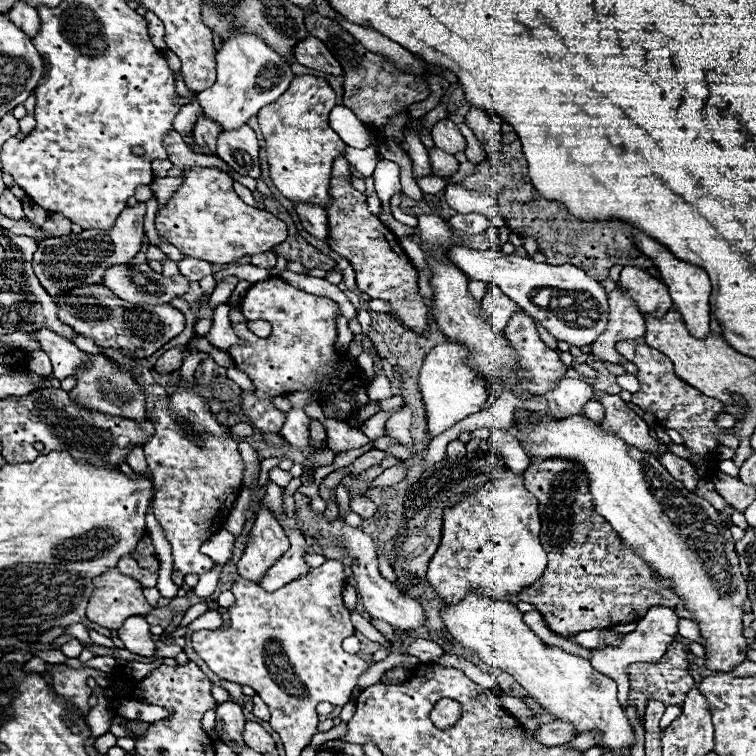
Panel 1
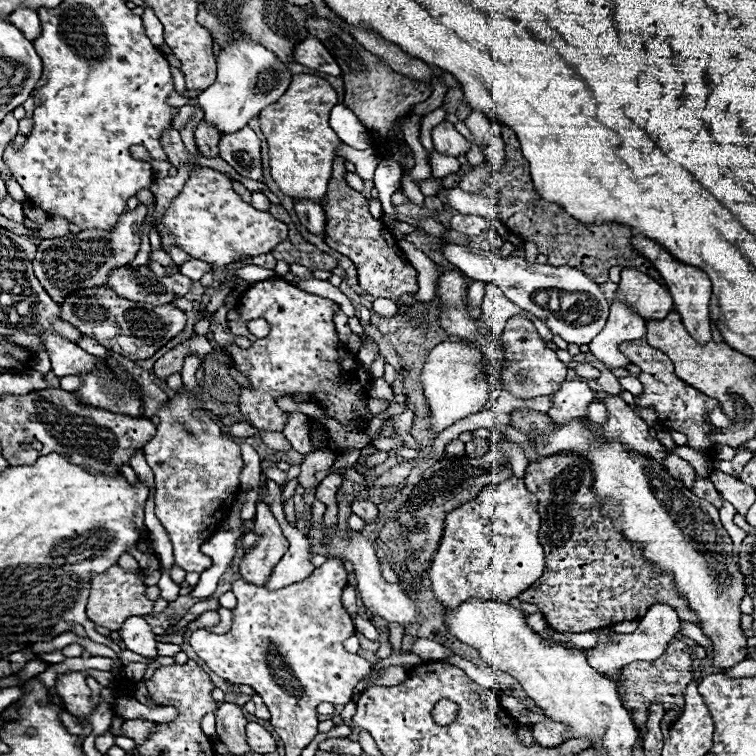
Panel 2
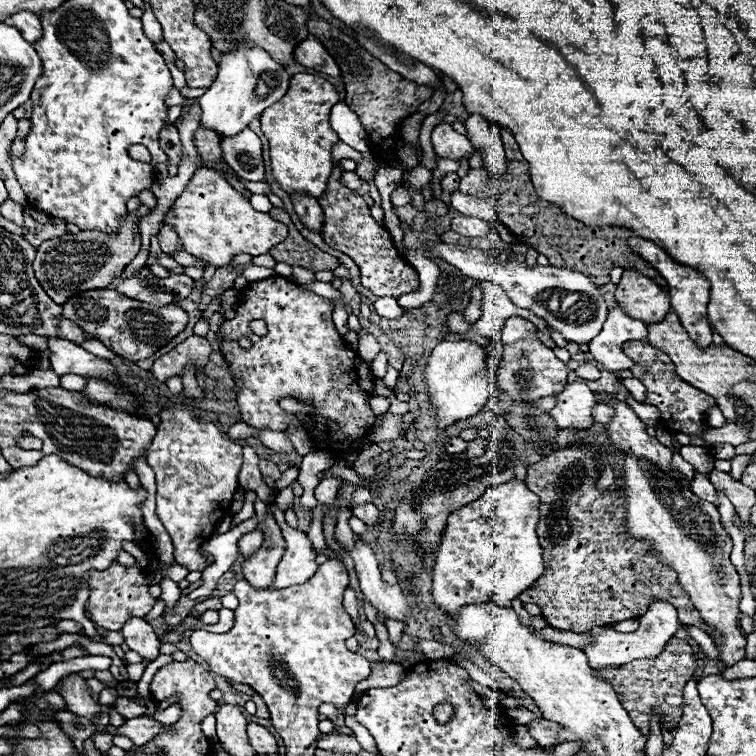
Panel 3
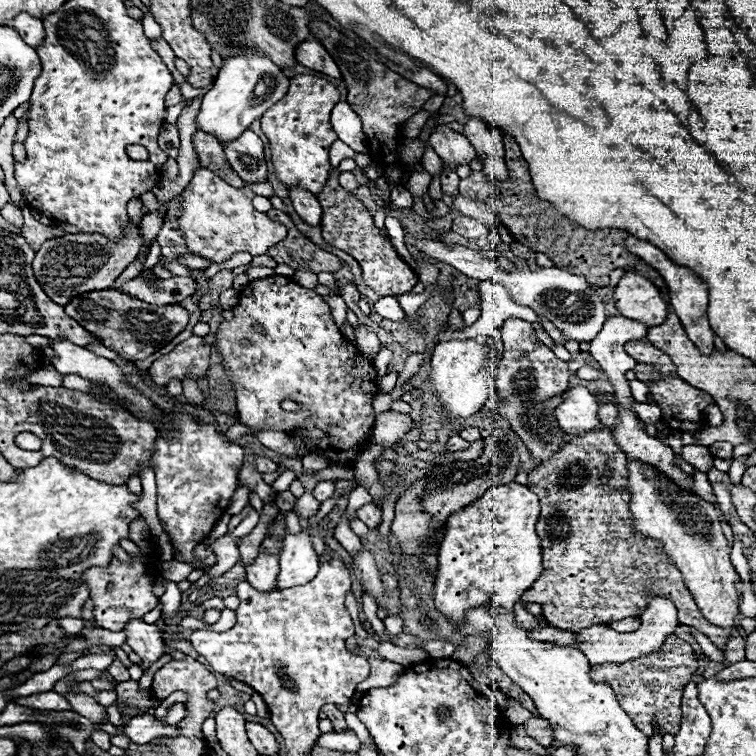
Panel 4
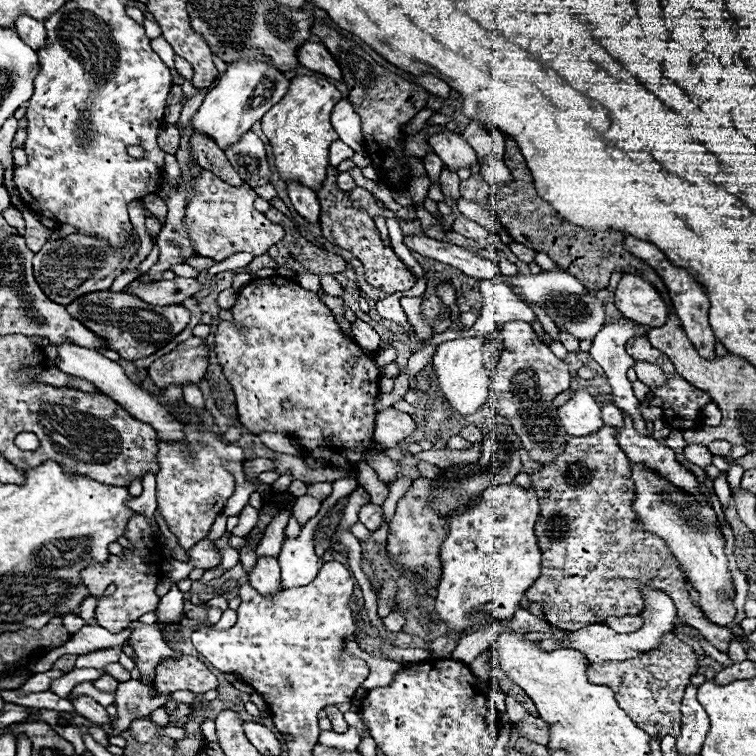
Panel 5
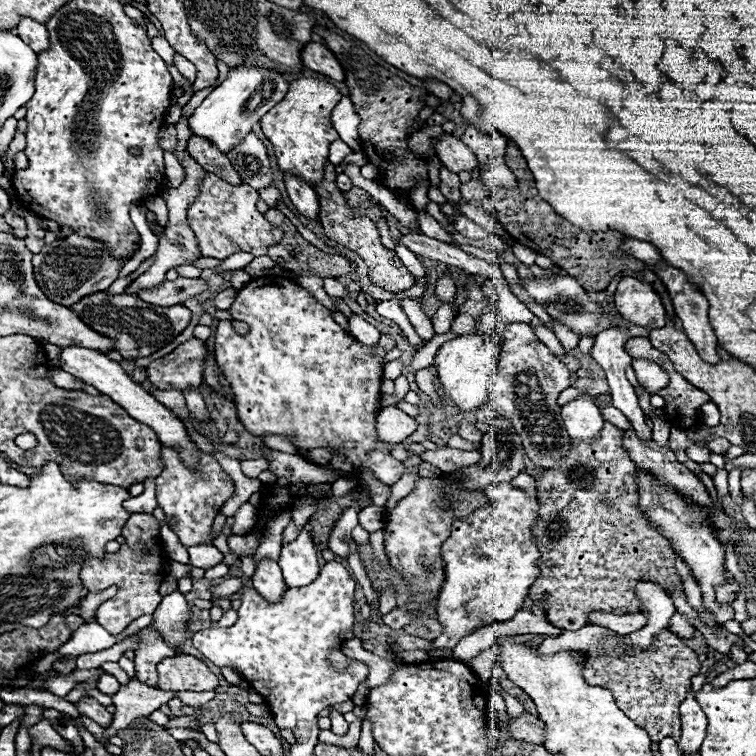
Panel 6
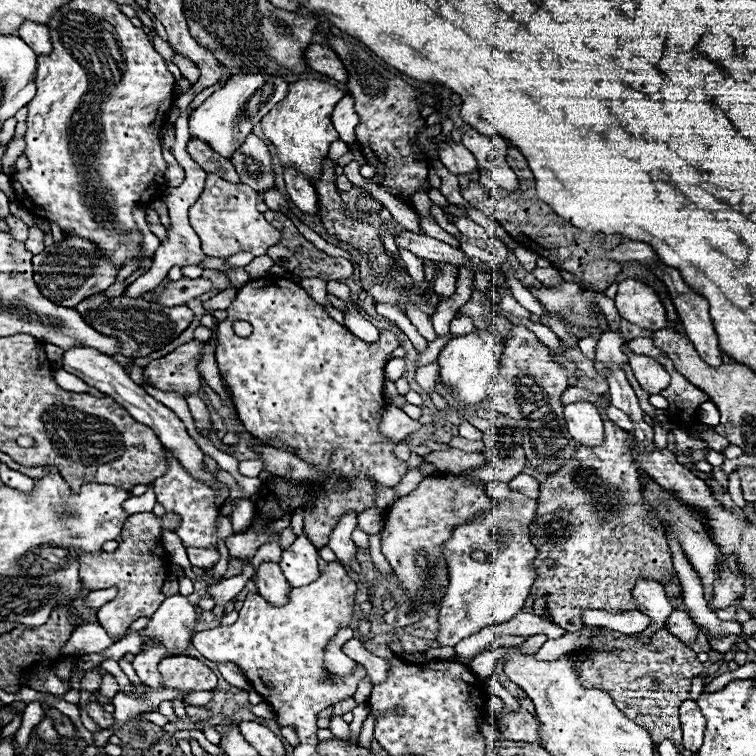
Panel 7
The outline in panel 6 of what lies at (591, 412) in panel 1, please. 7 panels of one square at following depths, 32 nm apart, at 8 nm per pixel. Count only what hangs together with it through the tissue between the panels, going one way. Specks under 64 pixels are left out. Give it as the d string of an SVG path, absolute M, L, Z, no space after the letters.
M614 406L602 408L602 418L604 418L604 422L610 422L610 424L614 424L616 428L622 428L622 430L630 426L628 418L626 418L618 408L614 408Z

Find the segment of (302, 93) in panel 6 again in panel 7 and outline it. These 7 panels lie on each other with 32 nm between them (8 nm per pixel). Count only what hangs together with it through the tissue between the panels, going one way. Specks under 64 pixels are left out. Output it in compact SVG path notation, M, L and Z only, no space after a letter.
M298 80L290 84L286 98L276 104L260 122L262 132L276 148L282 168L294 168L296 172L304 174L310 182L320 178L322 162L328 156L328 148L334 140L338 140L336 130L332 128L330 114L334 106L342 100L342 96L342 90L322 80Z

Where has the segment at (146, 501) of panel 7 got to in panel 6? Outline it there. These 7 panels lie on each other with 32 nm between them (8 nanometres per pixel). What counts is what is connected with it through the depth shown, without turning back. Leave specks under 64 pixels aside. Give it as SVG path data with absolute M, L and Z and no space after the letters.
M154 478L144 480L144 492L136 498L128 498L124 502L124 506L130 508L130 512L144 512L144 514L152 514L156 508L156 494L154 494Z

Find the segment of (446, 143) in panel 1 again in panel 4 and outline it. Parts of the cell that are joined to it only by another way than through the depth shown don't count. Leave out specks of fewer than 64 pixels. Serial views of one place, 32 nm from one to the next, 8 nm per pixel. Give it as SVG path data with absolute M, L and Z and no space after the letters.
M448 124L436 126L430 136L430 144L442 160L452 164L470 164L470 160L476 158L476 150L472 148L472 144L462 134L450 130Z

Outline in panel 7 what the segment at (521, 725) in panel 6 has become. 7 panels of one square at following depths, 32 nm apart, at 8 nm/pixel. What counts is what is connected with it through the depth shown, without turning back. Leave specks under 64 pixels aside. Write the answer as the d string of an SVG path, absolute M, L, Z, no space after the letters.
M504 708L502 712L502 720L500 720L500 734L506 740L514 740L514 742L530 742L530 744L540 744L540 722L530 714L530 712L508 712Z

